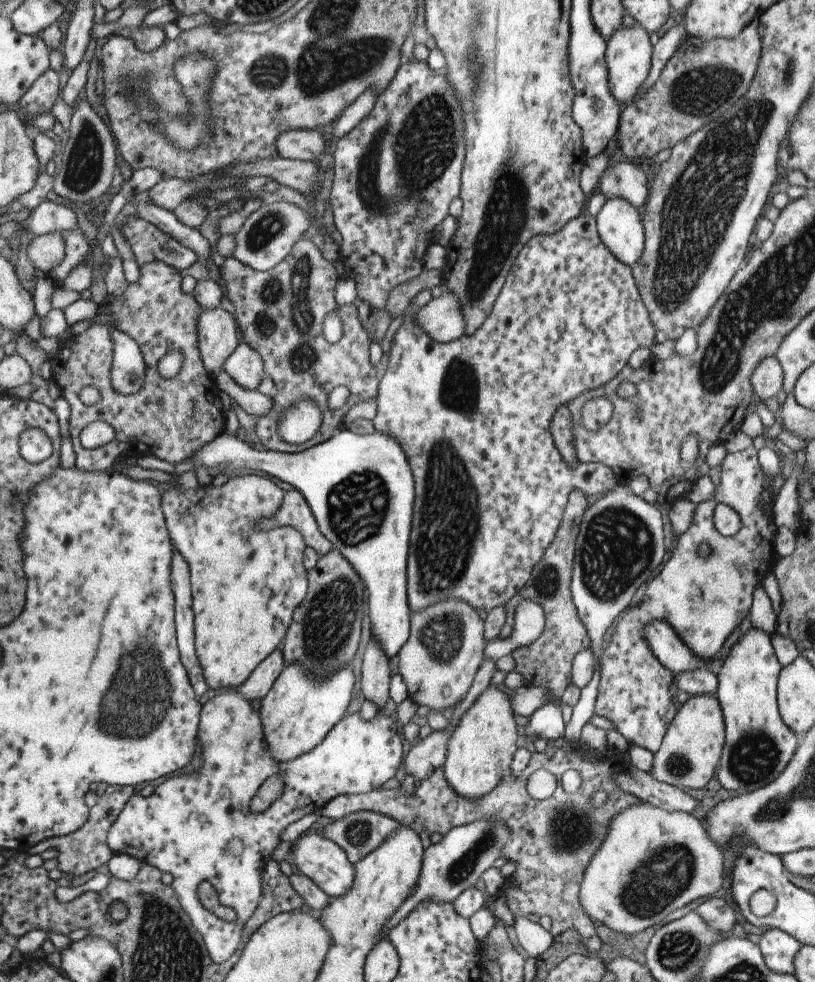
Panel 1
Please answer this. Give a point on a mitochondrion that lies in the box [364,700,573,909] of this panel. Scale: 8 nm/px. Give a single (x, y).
(457, 872)

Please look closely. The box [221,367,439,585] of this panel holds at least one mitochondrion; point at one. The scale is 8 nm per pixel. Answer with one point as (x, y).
(356, 507)

